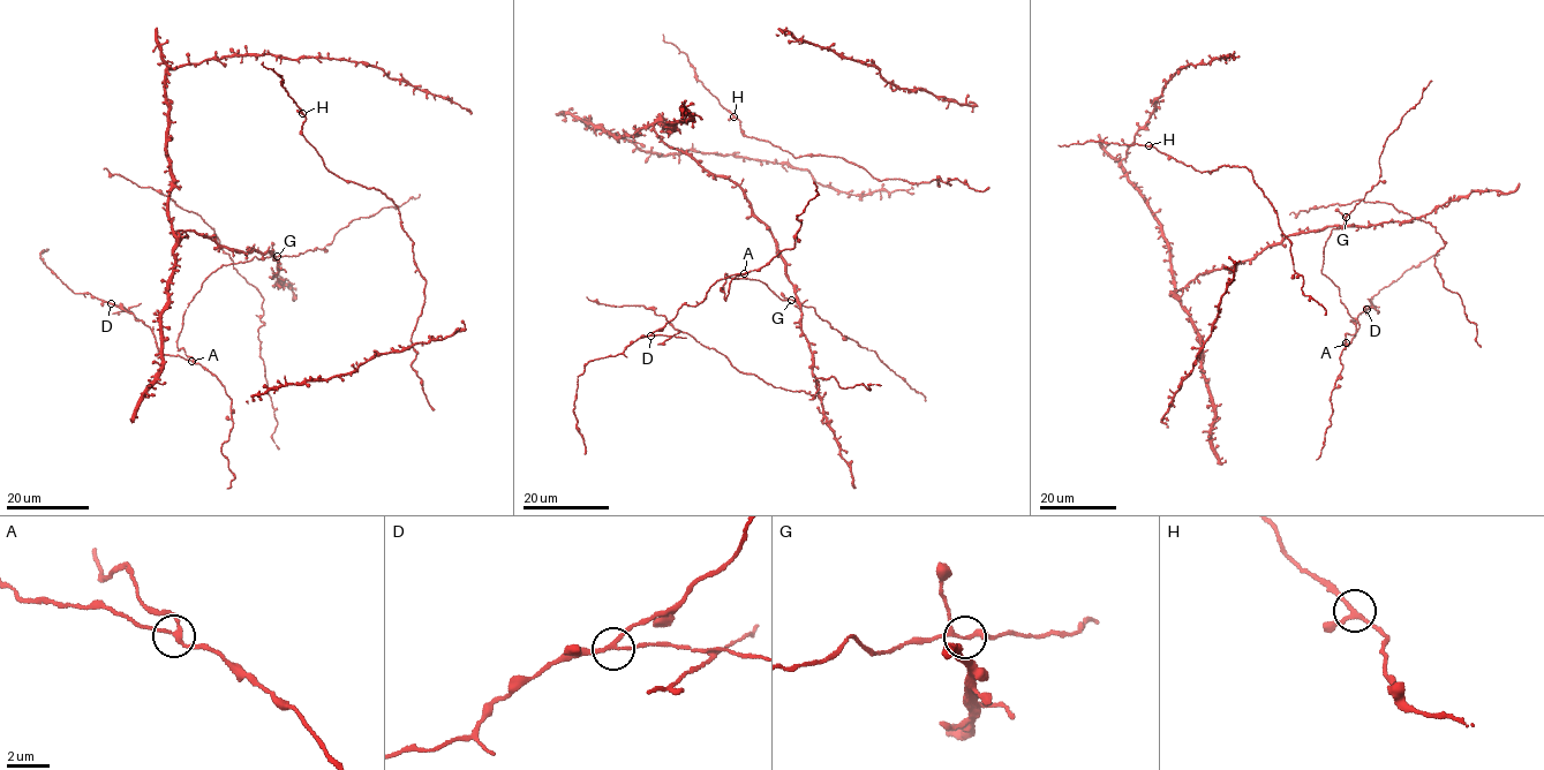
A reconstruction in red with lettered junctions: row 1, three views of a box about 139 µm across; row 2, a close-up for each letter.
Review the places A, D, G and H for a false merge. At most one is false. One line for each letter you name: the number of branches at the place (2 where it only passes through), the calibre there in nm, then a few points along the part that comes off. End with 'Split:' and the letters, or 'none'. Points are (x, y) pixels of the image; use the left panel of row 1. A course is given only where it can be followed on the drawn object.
D: Branches: 3. Thickness 170 nm. Course of the part to remove: (111, 303), (125, 307), (140, 321)
Split: D

